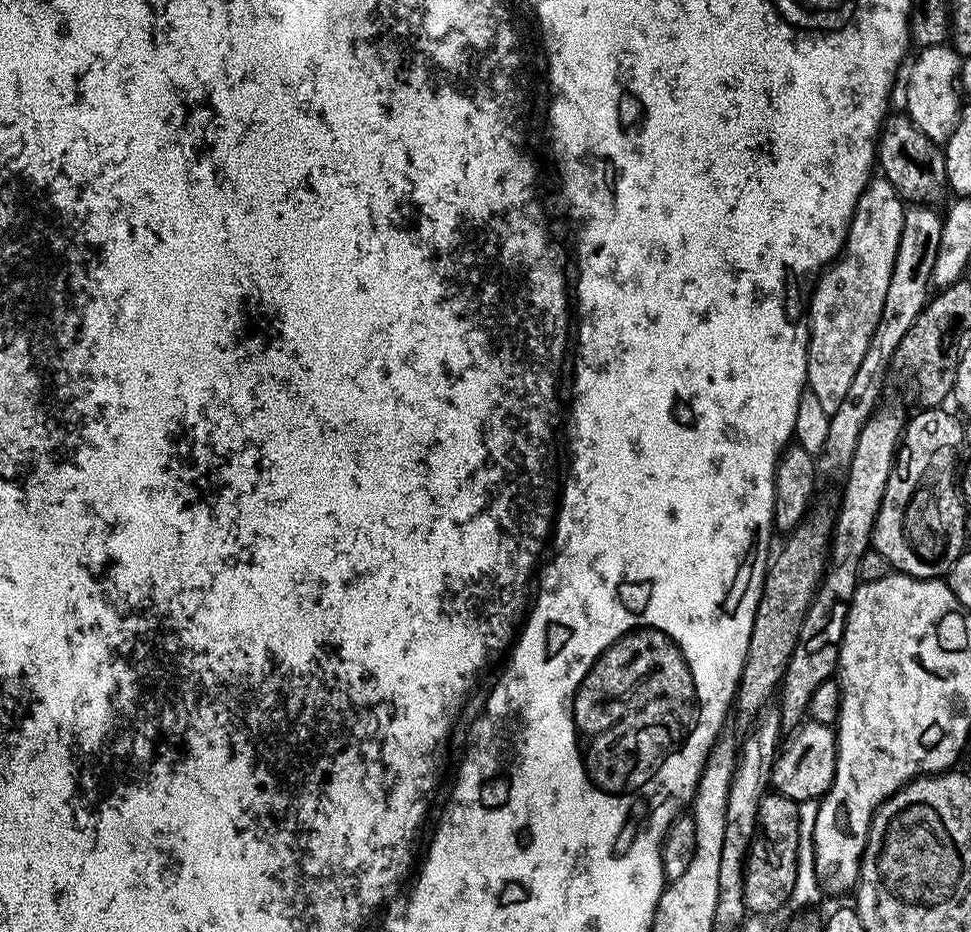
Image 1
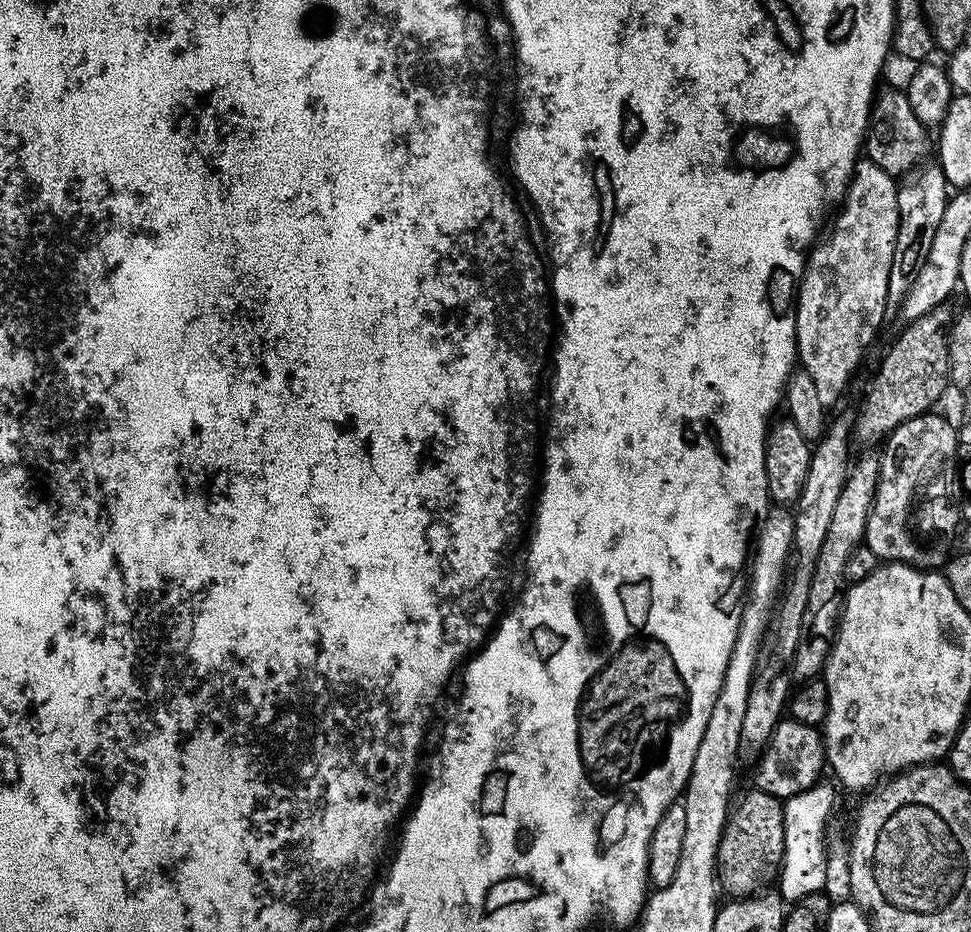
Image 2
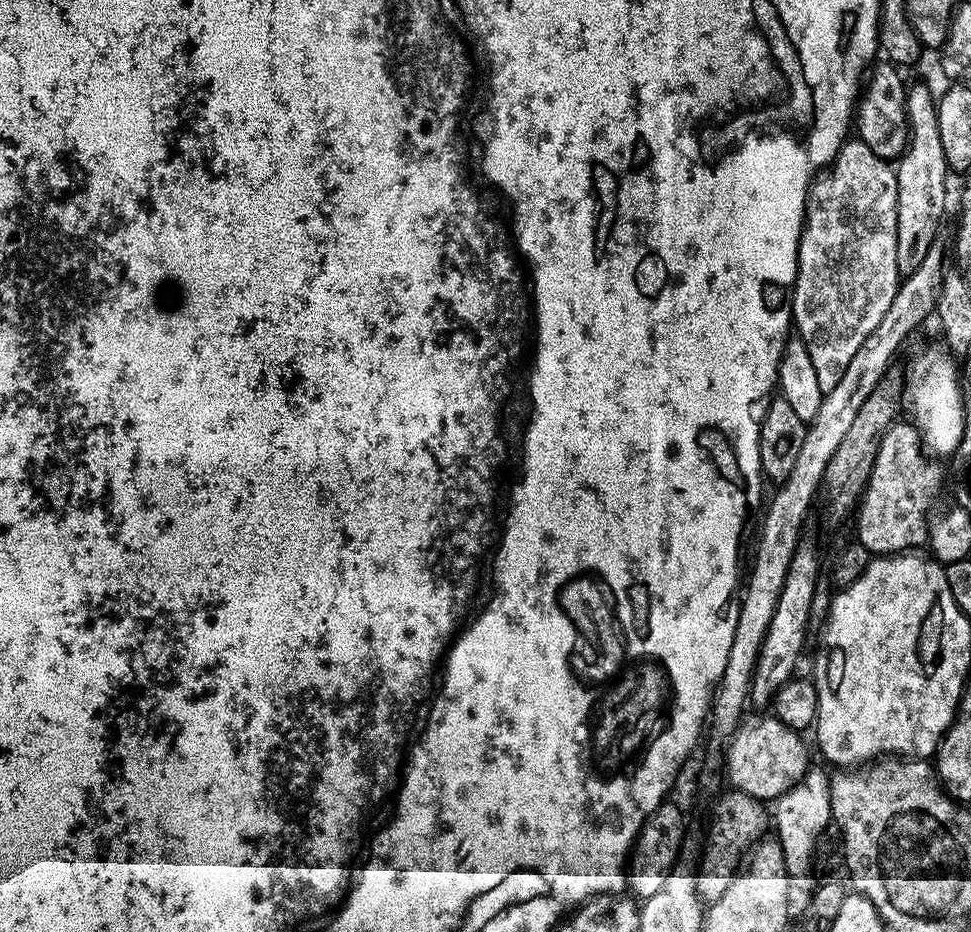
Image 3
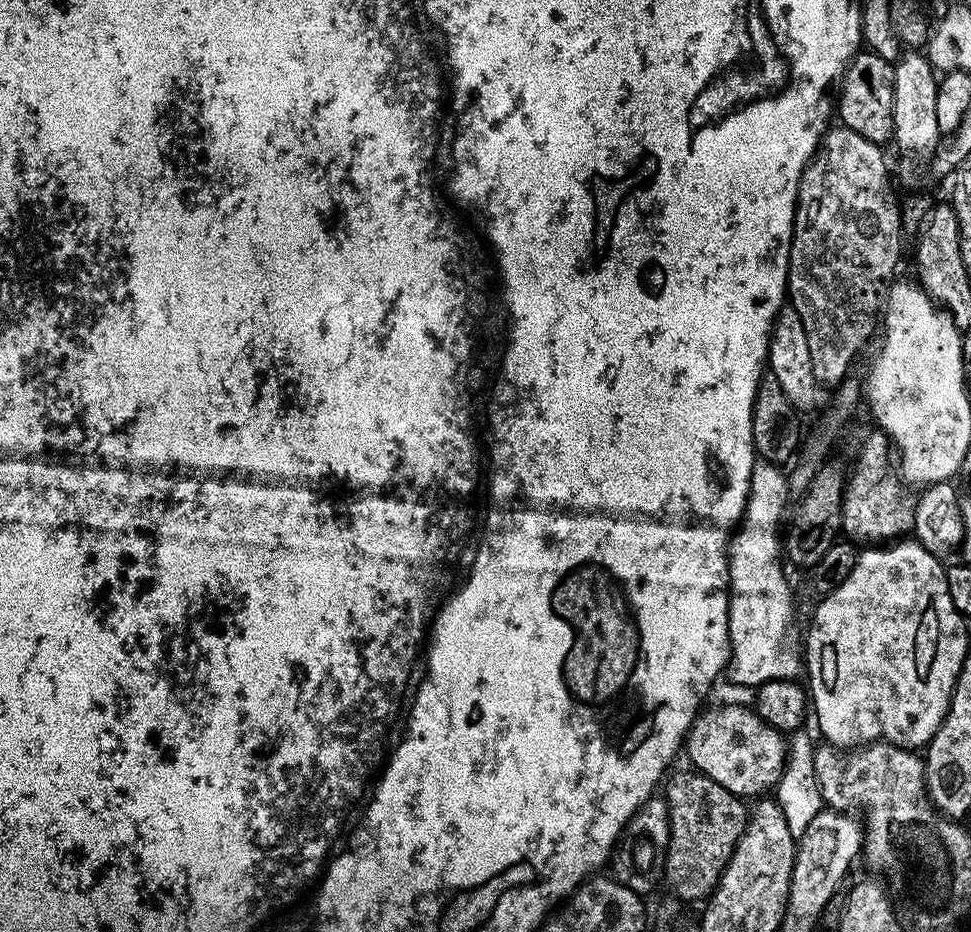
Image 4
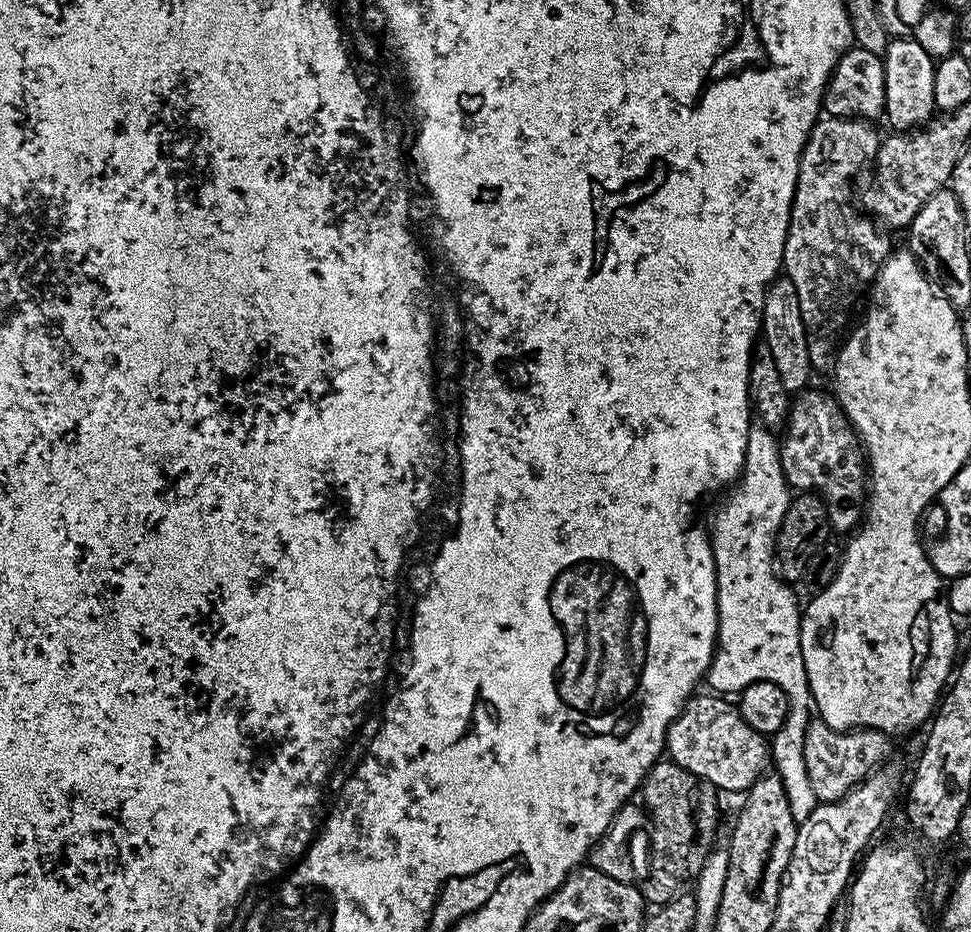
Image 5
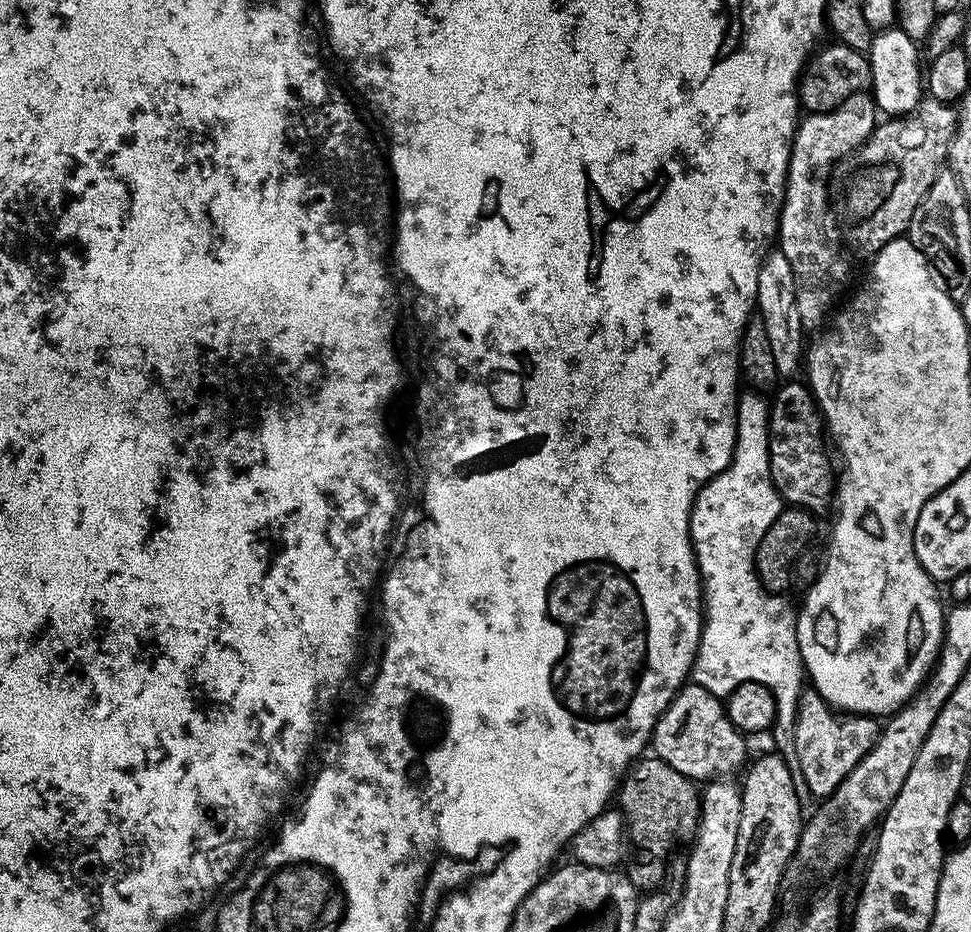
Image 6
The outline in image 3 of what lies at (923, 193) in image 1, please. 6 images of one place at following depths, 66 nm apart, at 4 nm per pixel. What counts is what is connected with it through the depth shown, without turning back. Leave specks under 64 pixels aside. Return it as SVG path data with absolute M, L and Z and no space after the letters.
M876 62L871 65L862 84L854 109L854 132L878 158L892 162L903 156L908 147L908 117L904 102L908 99L908 88L900 77L901 69L895 64Z

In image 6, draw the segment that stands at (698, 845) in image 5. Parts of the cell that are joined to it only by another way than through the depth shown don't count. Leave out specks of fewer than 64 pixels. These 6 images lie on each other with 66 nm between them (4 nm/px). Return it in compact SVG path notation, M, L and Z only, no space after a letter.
M641 758L632 765L618 788L619 811L624 817L626 836L644 856L649 856L648 872L638 879L641 893L656 891L665 883L664 863L679 840L691 841L700 826L702 792L688 777L678 774L674 766L655 758Z

